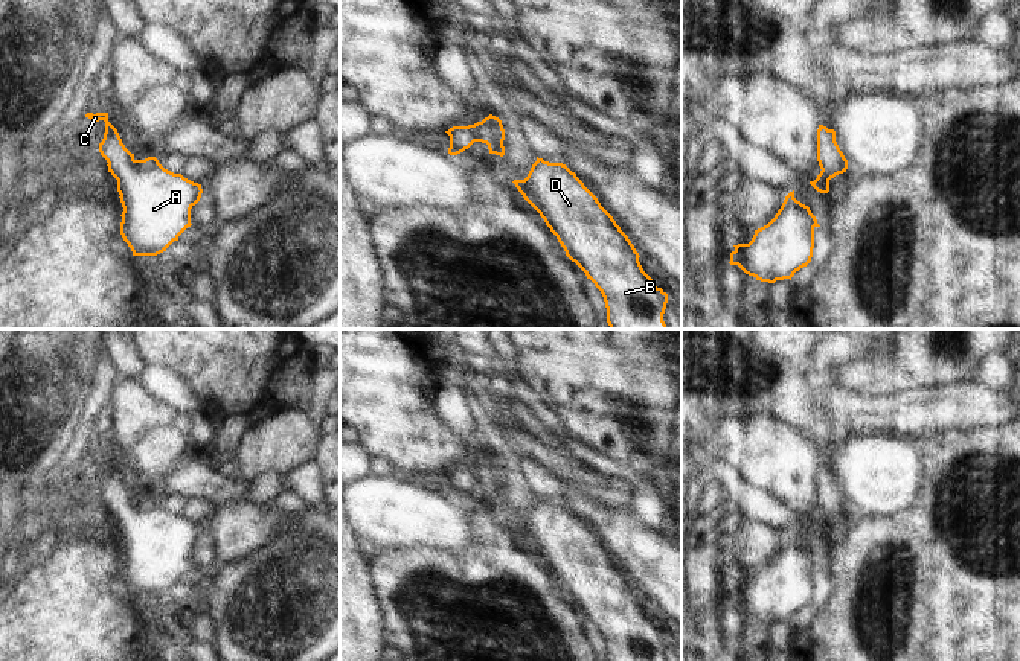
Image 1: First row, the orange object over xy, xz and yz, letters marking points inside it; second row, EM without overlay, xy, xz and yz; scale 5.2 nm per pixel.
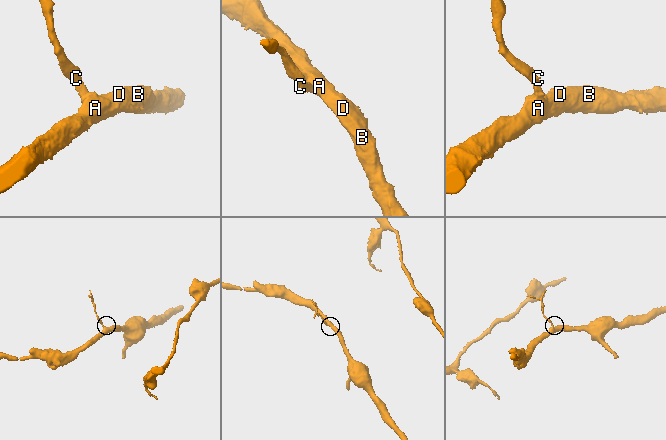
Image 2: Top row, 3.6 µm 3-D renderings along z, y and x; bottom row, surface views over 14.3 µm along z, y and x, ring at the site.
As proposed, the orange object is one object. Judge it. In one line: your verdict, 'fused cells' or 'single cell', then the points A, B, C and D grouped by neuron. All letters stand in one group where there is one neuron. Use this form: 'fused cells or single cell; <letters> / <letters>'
single cell; A B C D

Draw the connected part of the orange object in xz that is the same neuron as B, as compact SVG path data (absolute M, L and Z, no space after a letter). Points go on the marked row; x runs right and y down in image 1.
M537 157L528 177L512 183L601 291L610 329L666 329L668 294L643 271L628 236L575 172Z

